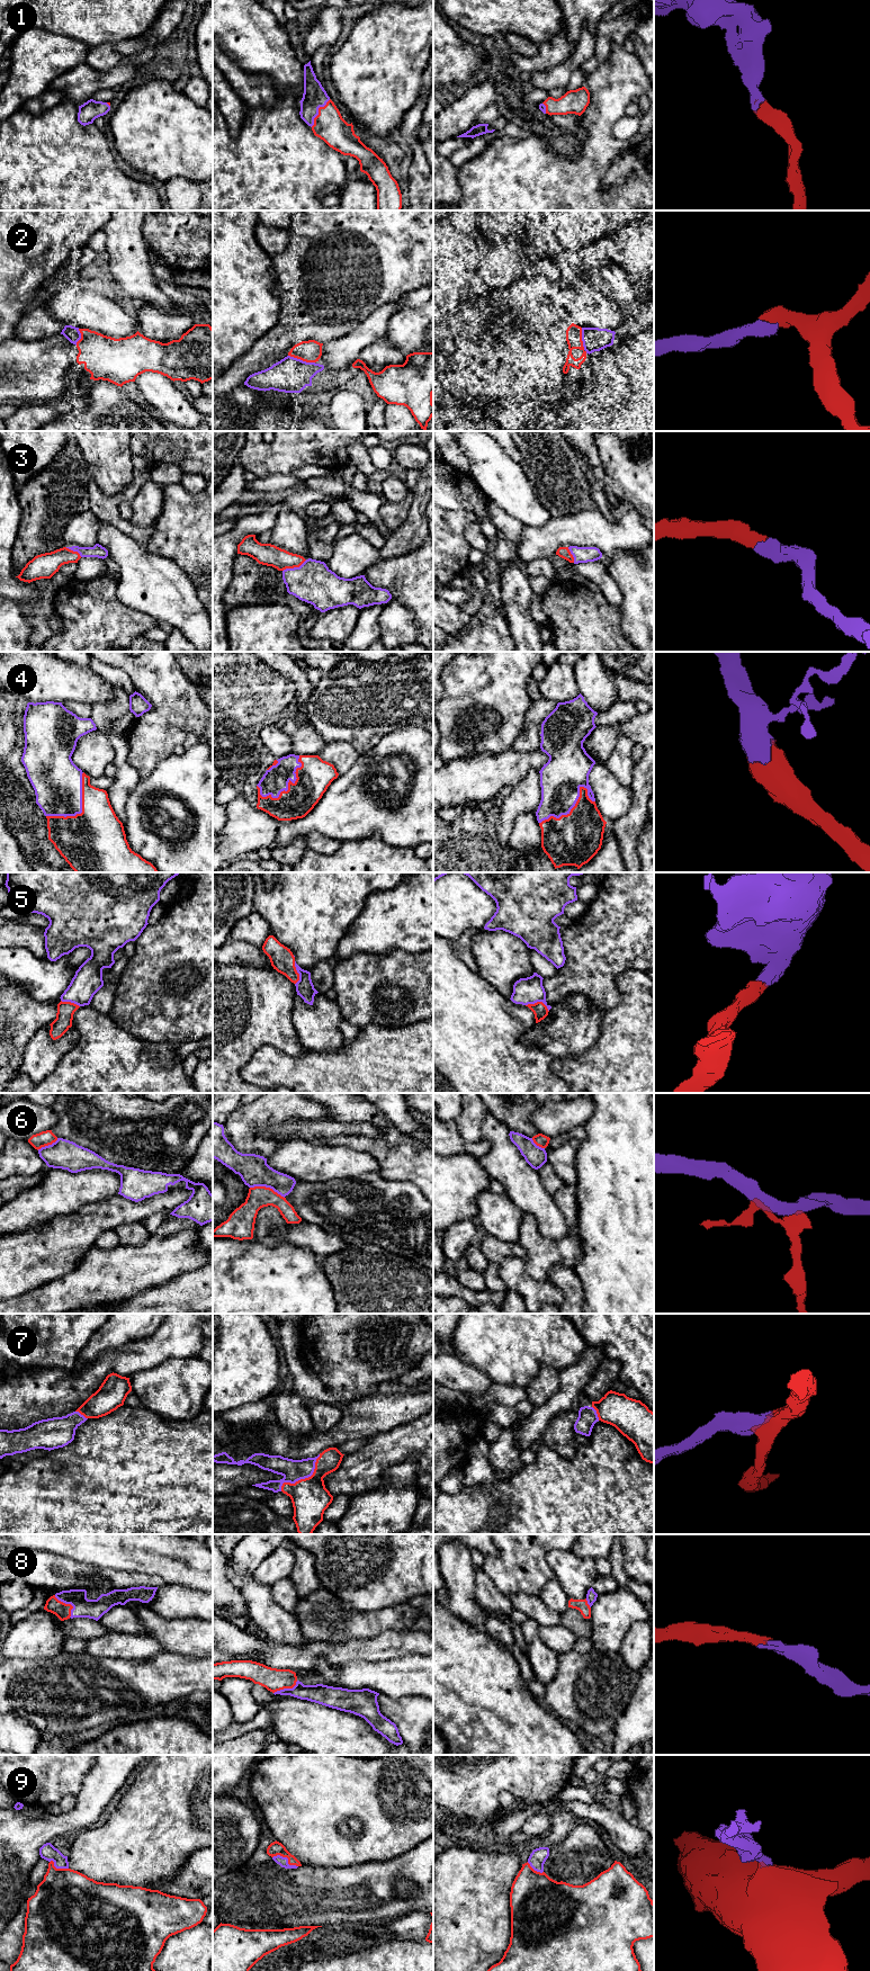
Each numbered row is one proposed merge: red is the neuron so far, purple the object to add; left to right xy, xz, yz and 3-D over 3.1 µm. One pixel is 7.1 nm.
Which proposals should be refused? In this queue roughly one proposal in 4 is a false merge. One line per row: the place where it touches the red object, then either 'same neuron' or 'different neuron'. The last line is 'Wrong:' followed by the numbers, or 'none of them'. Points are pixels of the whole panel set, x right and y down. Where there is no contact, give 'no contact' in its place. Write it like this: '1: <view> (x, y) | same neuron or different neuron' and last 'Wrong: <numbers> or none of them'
1: xz (319, 112) | same neuron
2: xz (302, 359) | different neuron
3: xz (294, 566) | same neuron
4: xz (288, 782) | same neuron
5: yz (538, 1002) | same neuron
6: xz (267, 1188) | different neuron
7: xz (303, 1479) | same neuron
8: xy (69, 1604) | same neuron
9: xz (287, 1857) | same neuron
Wrong: 2, 6

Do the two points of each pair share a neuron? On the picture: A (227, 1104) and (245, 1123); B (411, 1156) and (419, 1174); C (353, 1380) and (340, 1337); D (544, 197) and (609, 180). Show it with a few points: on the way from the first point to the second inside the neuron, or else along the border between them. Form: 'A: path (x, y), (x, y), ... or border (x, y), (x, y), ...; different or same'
A: border (239, 1105), (224, 1123); different
B: path (414, 1161), (419, 1165), (419, 1170); same
C: path (353, 1370), (352, 1350), (350, 1347); same
D: border (615, 159), (602, 180), (602, 186), (606, 189); different

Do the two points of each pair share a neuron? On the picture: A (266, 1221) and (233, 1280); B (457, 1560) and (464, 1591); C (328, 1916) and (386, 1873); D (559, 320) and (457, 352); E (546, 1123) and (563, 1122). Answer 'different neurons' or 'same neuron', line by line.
A: different neurons
B: same neuron
C: same neuron
D: same neuron
E: same neuron

